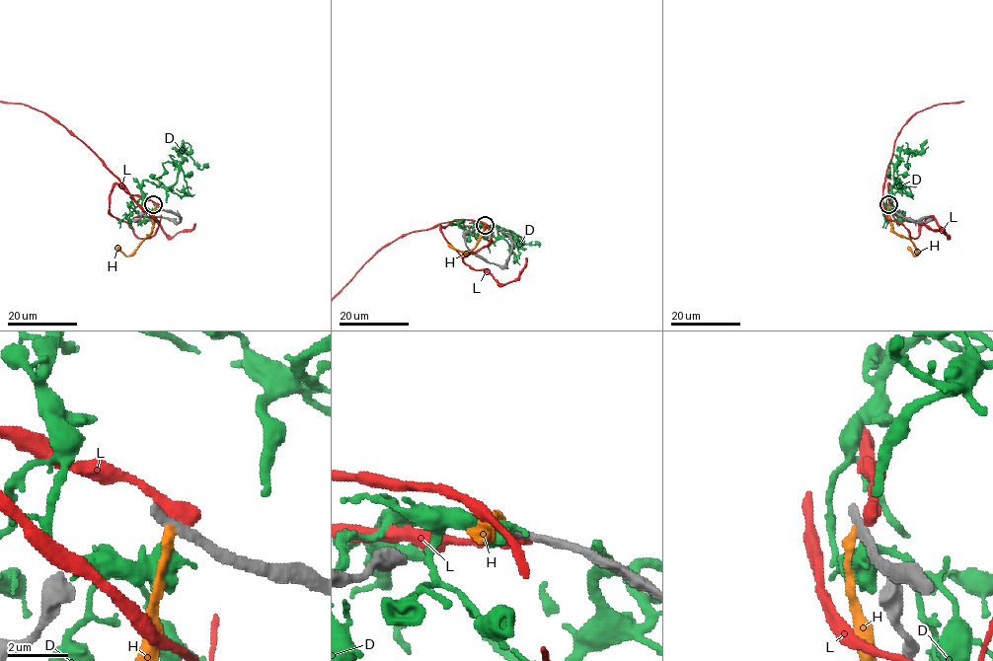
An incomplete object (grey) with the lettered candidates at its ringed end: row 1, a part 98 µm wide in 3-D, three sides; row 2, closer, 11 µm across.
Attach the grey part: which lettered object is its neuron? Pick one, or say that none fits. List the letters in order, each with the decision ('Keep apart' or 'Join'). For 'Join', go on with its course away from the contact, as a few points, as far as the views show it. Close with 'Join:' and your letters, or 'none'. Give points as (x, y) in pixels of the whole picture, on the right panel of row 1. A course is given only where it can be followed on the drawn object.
D: Keep apart
H: Keep apart
L: Keep apart
Join: none

